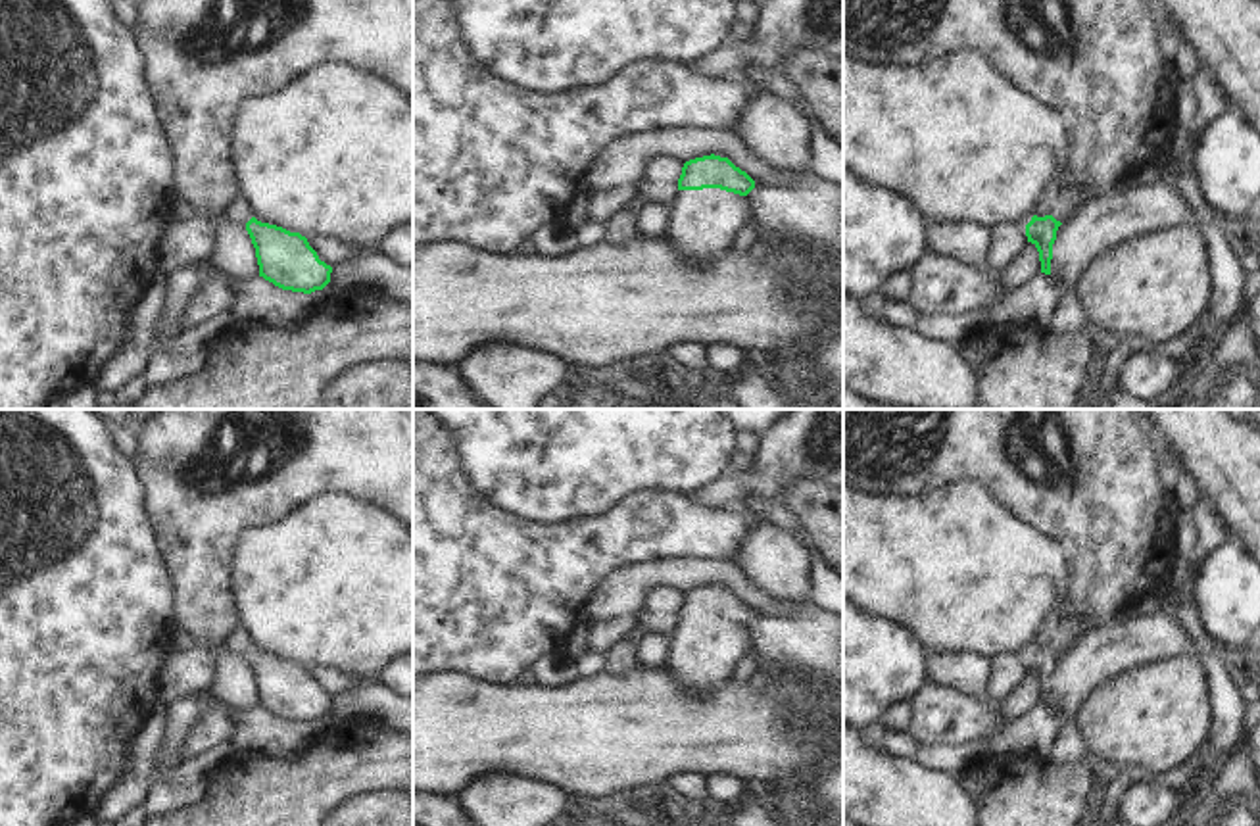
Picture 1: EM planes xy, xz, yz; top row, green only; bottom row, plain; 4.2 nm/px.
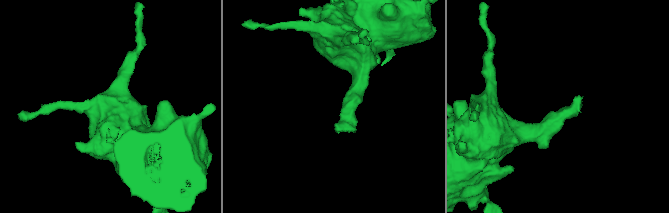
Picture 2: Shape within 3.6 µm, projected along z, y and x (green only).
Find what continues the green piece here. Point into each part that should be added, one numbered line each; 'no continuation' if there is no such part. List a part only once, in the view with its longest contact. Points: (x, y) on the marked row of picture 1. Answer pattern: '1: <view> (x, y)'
1: xz (702, 223)

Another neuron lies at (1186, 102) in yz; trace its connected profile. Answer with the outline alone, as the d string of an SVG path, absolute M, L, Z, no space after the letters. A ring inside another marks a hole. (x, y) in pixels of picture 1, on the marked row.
M1183 79L1175 88L1175 127L1187 129L1199 113L1199 98L1191 79Z

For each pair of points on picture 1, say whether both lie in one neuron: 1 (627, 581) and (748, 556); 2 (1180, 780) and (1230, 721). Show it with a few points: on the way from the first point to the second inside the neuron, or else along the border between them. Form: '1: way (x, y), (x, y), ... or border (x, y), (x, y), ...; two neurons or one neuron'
1: border (726, 559), (761, 590); two neurons
2: border (1211, 736), (1214, 750), (1191, 780); two neurons

